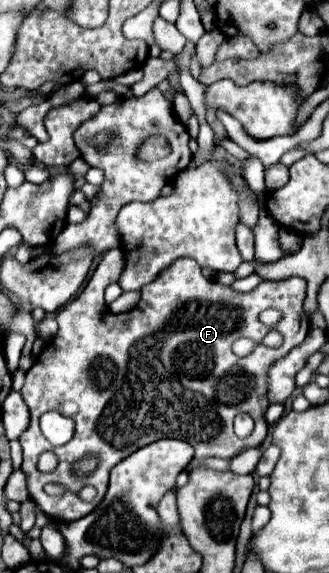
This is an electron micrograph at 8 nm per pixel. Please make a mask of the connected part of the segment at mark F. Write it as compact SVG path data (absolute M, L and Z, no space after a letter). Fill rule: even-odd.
M178 259L176 265L170 265L170 269L164 269L150 285L142 289L140 303L128 311L128 313L106 313L104 295L92 297L90 295L90 281L86 283L84 291L72 299L68 305L64 305L58 315L58 331L52 337L52 341L46 343L44 351L36 357L34 367L26 373L26 383L22 387L22 397L30 409L30 425L20 435L20 445L24 449L24 463L22 469L28 475L28 489L32 501L36 501L44 513L54 519L56 523L68 523L76 521L84 515L88 515L104 497L108 489L108 475L110 469L126 459L130 453L138 451L140 447L154 443L156 439L180 439L188 441L194 451L196 459L204 457L222 457L232 459L234 455L250 449L260 447L268 435L268 423L264 421L264 413L268 409L268 393L266 389L266 373L268 365L274 365L280 357L286 357L296 345L300 345L310 331L310 321L304 315L302 303L306 297L306 281L300 277L290 277L282 281L262 281L256 289L250 293L236 293L226 285L220 285L216 281L210 281L202 275L200 267L192 259ZM274 307L282 313L282 319L276 325L276 331L282 335L280 347L266 347L262 345L264 335L270 331L270 327L262 325L258 315ZM238 337L250 337L258 343L254 353L248 357L236 357L232 353L232 343ZM58 411L60 415L66 415L76 421L76 433L70 443L58 447L52 447L46 437L42 435L38 427L38 419L48 413ZM238 413L250 413L250 417L256 423L256 429L246 439L236 437L232 429L232 421ZM54 451L58 457L58 467L50 473L40 473L36 469L36 461L40 453ZM84 455L96 455L100 459L96 471L92 471L88 477L76 477L72 473L72 465L82 459ZM46 483L60 483L66 487L64 495L46 495L44 485ZM92 485L96 489L96 497L92 501L80 499L80 489Z

